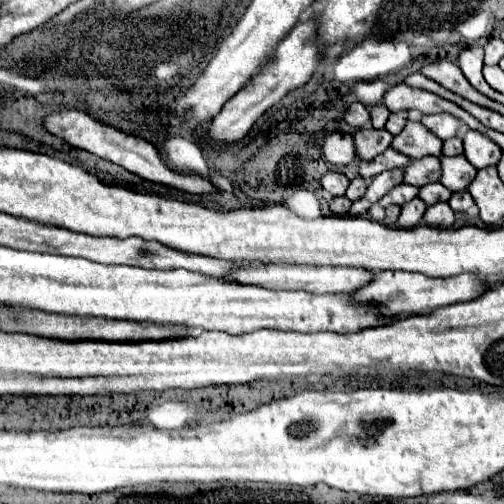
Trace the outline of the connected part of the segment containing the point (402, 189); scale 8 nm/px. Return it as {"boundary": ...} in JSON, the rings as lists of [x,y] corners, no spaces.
{"boundary":[[[399,184],[399,186],[395,186],[393,190],[389,190],[389,192],[387,192],[387,194],[385,194],[385,196],[379,200],[379,204],[381,204],[383,208],[387,208],[387,206],[391,206],[391,204],[403,206],[405,202],[413,200],[417,194],[419,194],[419,188],[417,188],[417,186]]]}

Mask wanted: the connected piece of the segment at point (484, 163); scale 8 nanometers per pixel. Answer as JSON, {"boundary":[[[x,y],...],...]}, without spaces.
{"boundary":[[[469,130],[463,138],[463,150],[465,150],[465,158],[477,168],[487,168],[487,166],[493,166],[501,160],[501,154],[503,150],[487,136],[475,132],[475,130]]]}

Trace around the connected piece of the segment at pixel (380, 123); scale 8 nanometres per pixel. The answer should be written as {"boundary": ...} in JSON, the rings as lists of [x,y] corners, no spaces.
{"boundary":[[[377,104],[371,108],[371,122],[373,122],[373,128],[381,130],[385,128],[385,122],[389,118],[389,110],[383,106],[383,104]]]}

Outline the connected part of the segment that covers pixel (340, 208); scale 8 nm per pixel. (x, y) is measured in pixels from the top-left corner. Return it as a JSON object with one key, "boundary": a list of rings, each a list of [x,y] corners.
{"boundary":[[[341,196],[341,198],[333,198],[331,204],[329,204],[329,210],[337,216],[347,216],[349,214],[349,208],[351,208],[351,200]]]}

